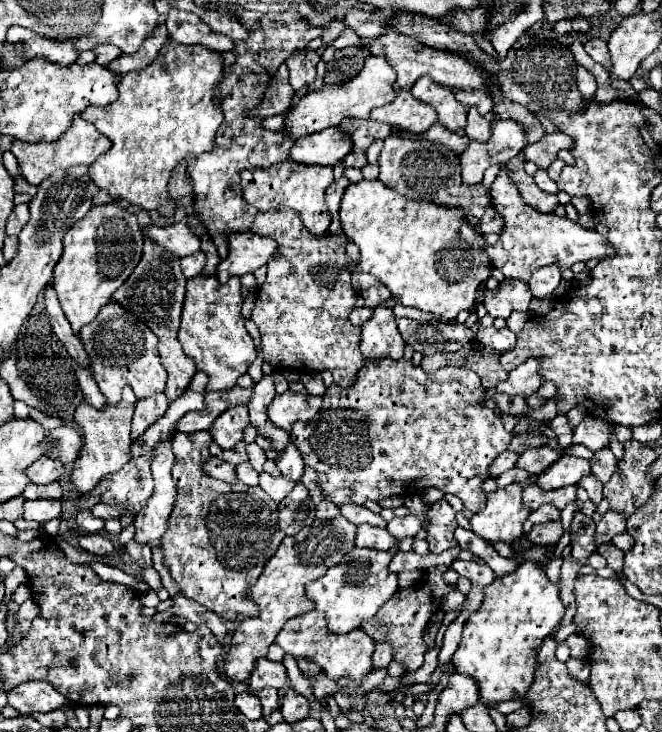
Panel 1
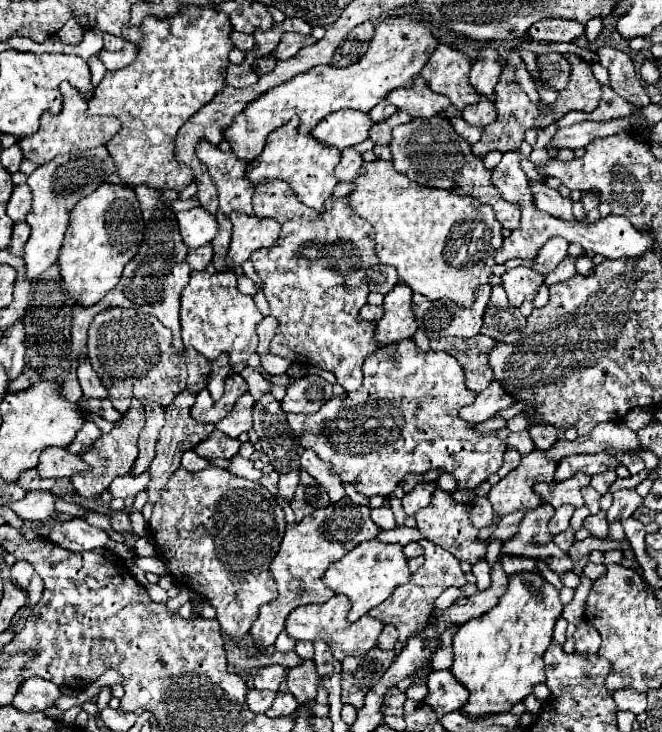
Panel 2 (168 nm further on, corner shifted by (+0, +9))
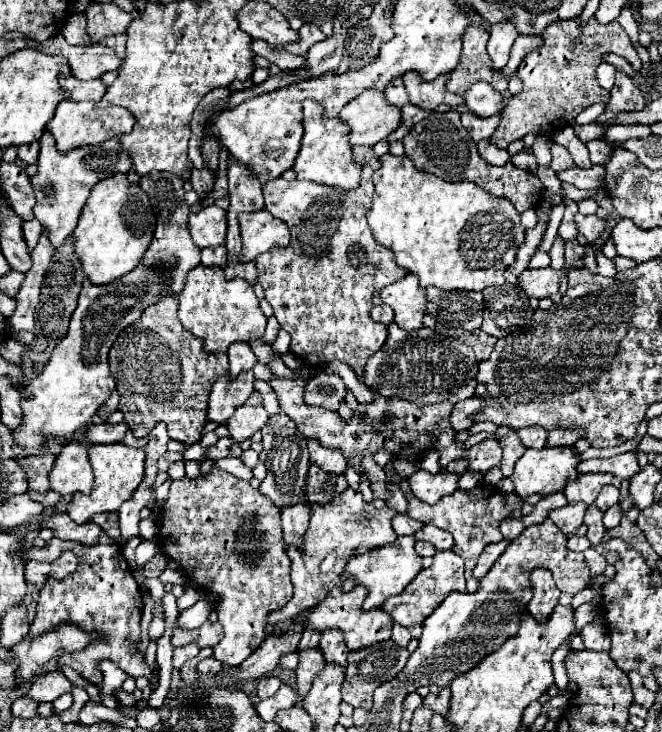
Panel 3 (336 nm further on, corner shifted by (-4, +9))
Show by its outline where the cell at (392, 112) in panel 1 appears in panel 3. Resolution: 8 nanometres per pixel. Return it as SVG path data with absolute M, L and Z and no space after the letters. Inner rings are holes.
M406 73L402 77L402 81L408 91L410 103L424 111L432 111L438 105L450 105L450 107L464 105L464 99L460 95L452 95L446 91L444 85L448 81L448 75L440 75L440 77L436 77L436 81L424 83L424 81L420 81L420 77L416 77L416 73Z

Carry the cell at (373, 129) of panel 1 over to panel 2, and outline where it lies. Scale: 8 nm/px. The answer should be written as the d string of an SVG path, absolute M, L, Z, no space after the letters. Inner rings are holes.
M380 101L380 103L370 111L370 117L378 123L378 121L384 121L386 117L390 117L394 111L396 111L396 107L392 107L388 101Z

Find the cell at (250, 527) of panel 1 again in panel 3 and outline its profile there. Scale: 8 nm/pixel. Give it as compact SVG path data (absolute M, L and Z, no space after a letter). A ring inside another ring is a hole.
M213 466L212 471L208 475L200 475L196 479L190 479L190 477L184 477L184 479L178 479L178 481L172 481L172 487L170 487L170 497L168 501L164 503L162 507L162 513L160 513L160 537L156 537L158 541L158 547L162 549L162 553L176 561L182 569L184 569L184 575L194 581L200 591L204 591L206 595L208 593L214 593L218 595L218 603L216 603L216 613L218 613L218 621L222 623L224 627L224 637L220 639L220 643L214 647L214 657L222 663L228 663L228 665L240 665L250 653L252 649L256 649L256 645L260 645L260 641L264 641L266 633L264 633L264 627L266 627L266 615L270 611L276 611L280 607L284 607L288 603L288 599L292 597L292 581L290 581L290 561L286 557L286 551L284 551L284 539L282 539L282 529L280 529L280 509L276 509L276 505L272 501L268 501L266 495L260 493L260 489L254 489L248 481L242 481L242 479L236 479L234 475L218 469Z

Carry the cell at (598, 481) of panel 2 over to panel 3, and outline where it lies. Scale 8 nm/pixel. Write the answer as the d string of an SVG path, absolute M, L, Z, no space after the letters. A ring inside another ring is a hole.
M604 485L604 489L600 491L600 495L596 497L596 505L606 511L610 505L616 505L620 501L620 489L614 487L614 485Z

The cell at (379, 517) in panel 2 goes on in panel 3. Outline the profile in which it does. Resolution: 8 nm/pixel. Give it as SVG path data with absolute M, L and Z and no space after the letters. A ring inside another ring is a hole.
M396 515L392 519L392 527L396 531L396 535L412 535L416 533L416 529L420 529L420 521L414 521L410 515Z

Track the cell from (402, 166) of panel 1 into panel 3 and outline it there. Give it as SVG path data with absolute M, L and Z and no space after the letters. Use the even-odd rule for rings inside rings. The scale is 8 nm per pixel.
M432 111L430 117L422 119L414 127L410 127L408 135L402 141L404 141L406 157L416 165L418 171L436 175L436 177L450 181L450 183L472 181L478 187L482 187L484 191L512 201L516 205L518 213L524 213L530 207L536 207L542 199L544 185L534 173L518 169L514 163L494 167L478 155L476 143L472 141L472 137L468 137L466 129L460 125L460 113L458 111L446 111L446 113Z

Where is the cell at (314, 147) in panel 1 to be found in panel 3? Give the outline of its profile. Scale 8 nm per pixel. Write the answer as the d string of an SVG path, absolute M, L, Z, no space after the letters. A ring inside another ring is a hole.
M362 93L356 101L350 101L340 111L340 121L350 127L350 145L376 145L384 141L398 125L400 125L400 109L392 109L388 101L384 101L384 93Z

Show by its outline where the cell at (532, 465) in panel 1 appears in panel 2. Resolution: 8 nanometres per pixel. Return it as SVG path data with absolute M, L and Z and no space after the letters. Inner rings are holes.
M624 421L620 423L600 423L596 429L592 429L590 435L578 437L576 441L566 441L560 439L554 443L550 451L546 451L548 457L552 459L562 459L568 455L584 453L584 455L596 455L604 449L614 449L614 451L640 451L640 439L636 431L630 431Z

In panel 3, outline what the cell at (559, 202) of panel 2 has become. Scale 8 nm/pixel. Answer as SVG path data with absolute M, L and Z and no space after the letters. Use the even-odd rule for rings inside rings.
M576 213L574 215L574 221L576 221L576 227L578 231L588 239L590 245L602 245L602 241L598 239L598 235L606 229L606 221L596 217L596 215L582 215L582 213Z

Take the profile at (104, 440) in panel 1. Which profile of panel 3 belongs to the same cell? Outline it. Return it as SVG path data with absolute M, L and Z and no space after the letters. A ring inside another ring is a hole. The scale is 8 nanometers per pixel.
M112 443L112 445L100 445L98 449L88 449L88 453L94 469L94 487L90 495L76 493L72 497L68 515L76 523L86 523L96 513L118 511L120 505L132 495L132 491L136 489L136 485L142 481L144 475L144 459L146 459L144 449L132 449L124 443Z

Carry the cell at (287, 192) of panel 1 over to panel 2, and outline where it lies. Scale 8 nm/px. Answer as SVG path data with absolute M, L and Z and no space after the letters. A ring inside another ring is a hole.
M292 117L286 125L282 125L270 135L262 155L254 161L258 165L254 165L248 171L248 179L252 183L282 179L292 185L292 189L296 191L298 199L304 205L316 211L324 211L324 203L332 195L338 183L334 177L334 167L340 163L340 151L332 149L330 145L320 145L320 141L316 141L310 133L298 133L298 127L300 127L300 119Z

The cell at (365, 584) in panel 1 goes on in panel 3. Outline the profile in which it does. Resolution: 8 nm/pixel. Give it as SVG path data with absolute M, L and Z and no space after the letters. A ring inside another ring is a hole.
M398 537L394 543L388 543L384 547L370 549L368 553L360 557L352 557L346 565L346 573L342 575L344 579L352 579L356 585L364 585L368 589L366 601L364 601L364 611L378 609L388 597L398 595L404 591L404 587L420 573L422 569L422 559L414 551L414 537Z

